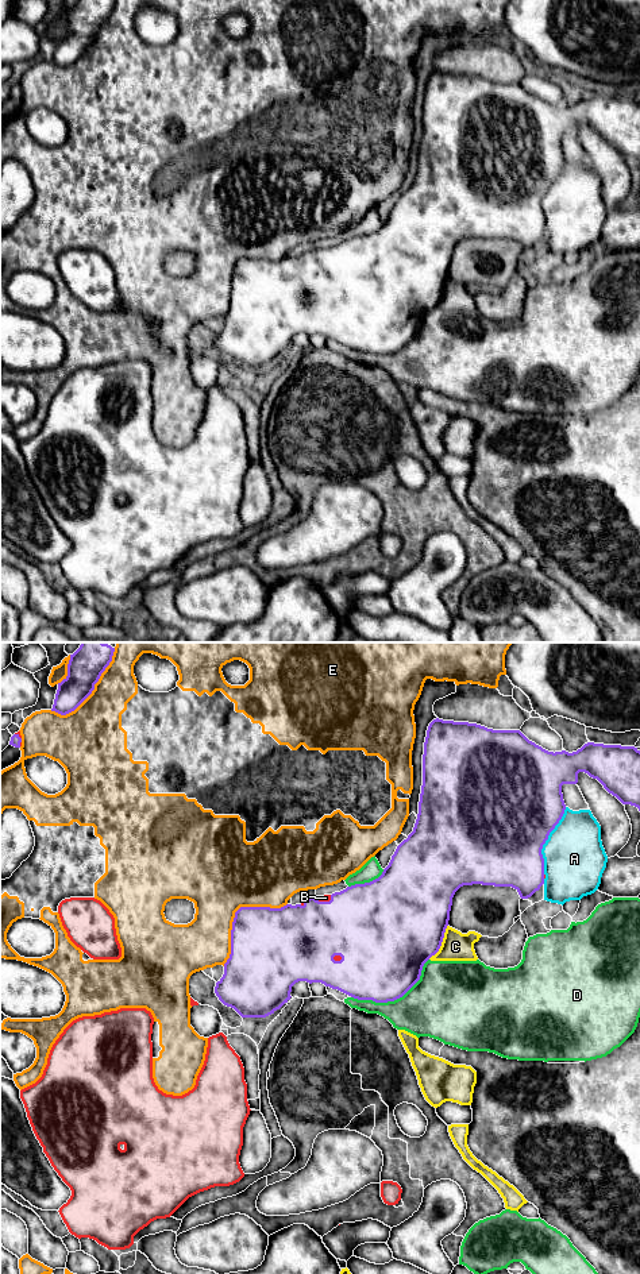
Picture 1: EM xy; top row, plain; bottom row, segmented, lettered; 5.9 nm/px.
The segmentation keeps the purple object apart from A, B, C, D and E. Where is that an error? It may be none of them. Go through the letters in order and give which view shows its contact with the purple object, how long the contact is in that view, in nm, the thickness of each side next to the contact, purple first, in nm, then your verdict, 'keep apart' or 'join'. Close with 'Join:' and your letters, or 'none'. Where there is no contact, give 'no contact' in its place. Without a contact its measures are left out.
A: xy | 420 nm | 500/360 nm | keep apart
B: xy | 110 nm | 440/50 nm | join
C: xy | 240 nm | 500/170 nm | keep apart
D: xy | 500 nm | 480/360 nm | keep apart
E: xy | 550 nm | 420/460 nm | keep apart
Join: B

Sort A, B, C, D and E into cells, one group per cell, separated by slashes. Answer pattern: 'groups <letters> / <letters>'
groups A / B / C D / E

